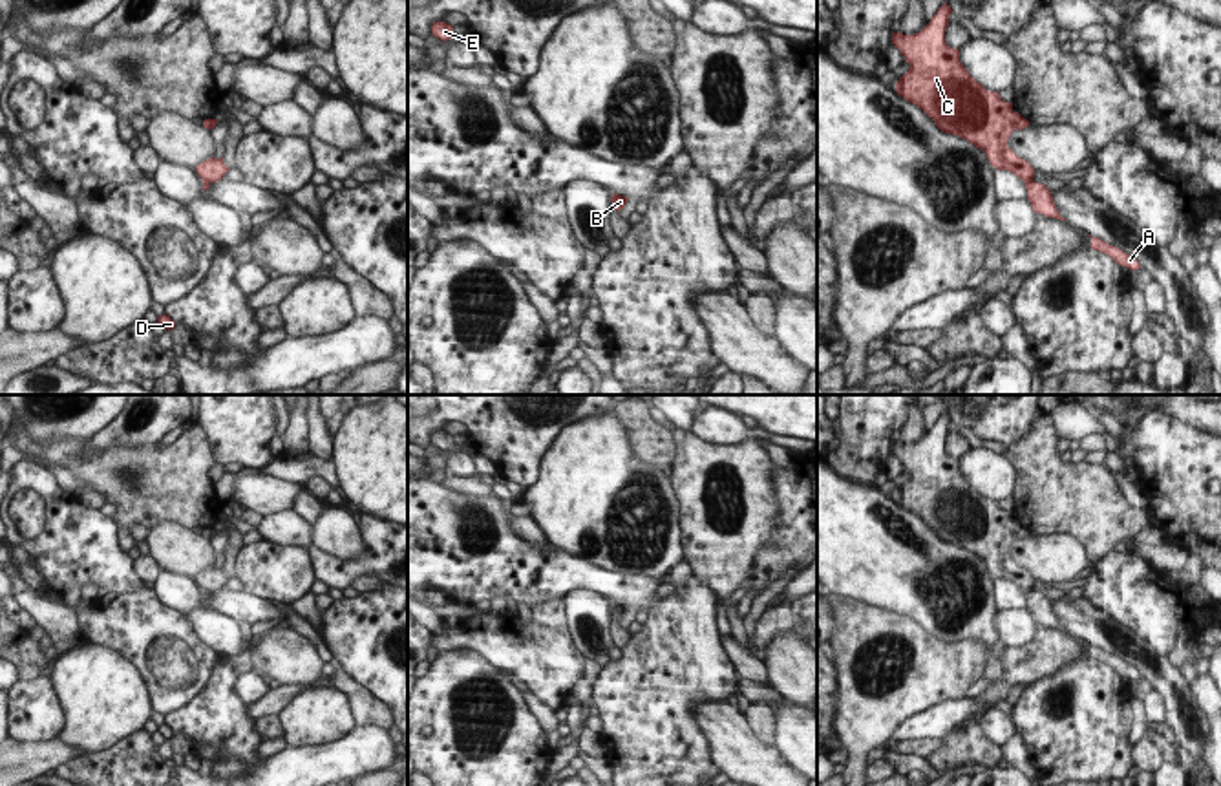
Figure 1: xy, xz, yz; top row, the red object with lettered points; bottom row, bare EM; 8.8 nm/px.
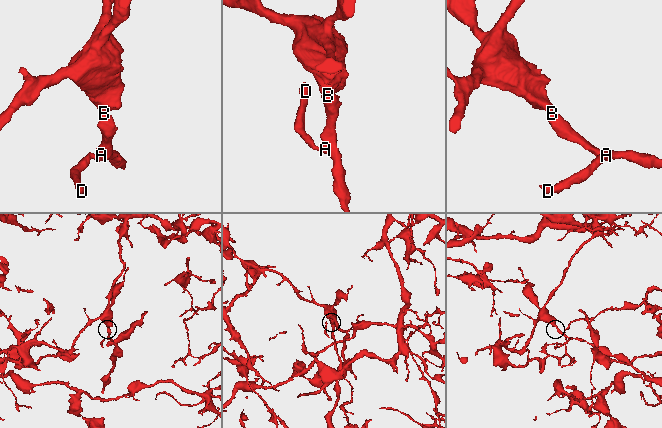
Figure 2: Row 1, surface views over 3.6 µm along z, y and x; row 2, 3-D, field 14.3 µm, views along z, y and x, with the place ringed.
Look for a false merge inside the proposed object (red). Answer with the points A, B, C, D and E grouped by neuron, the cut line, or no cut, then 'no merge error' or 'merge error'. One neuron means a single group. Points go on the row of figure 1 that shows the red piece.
groups A B D / C E; cut yz (1031, 178), (1026, 183); merge error

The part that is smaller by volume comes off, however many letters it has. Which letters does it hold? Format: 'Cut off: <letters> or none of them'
Cut off: A, B, D

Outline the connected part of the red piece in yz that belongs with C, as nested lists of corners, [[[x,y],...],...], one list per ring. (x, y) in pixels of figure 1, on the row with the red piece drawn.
[[[945,2],[919,33],[892,33],[892,44],[910,64],[896,82],[896,91],[921,108],[941,132],[982,148],[991,166],[1013,172],[1027,183],[1035,177],[1035,168],[1007,141],[1014,130],[1031,122],[1013,110],[1013,102],[985,90],[963,68],[960,49],[945,42],[950,13]]]

